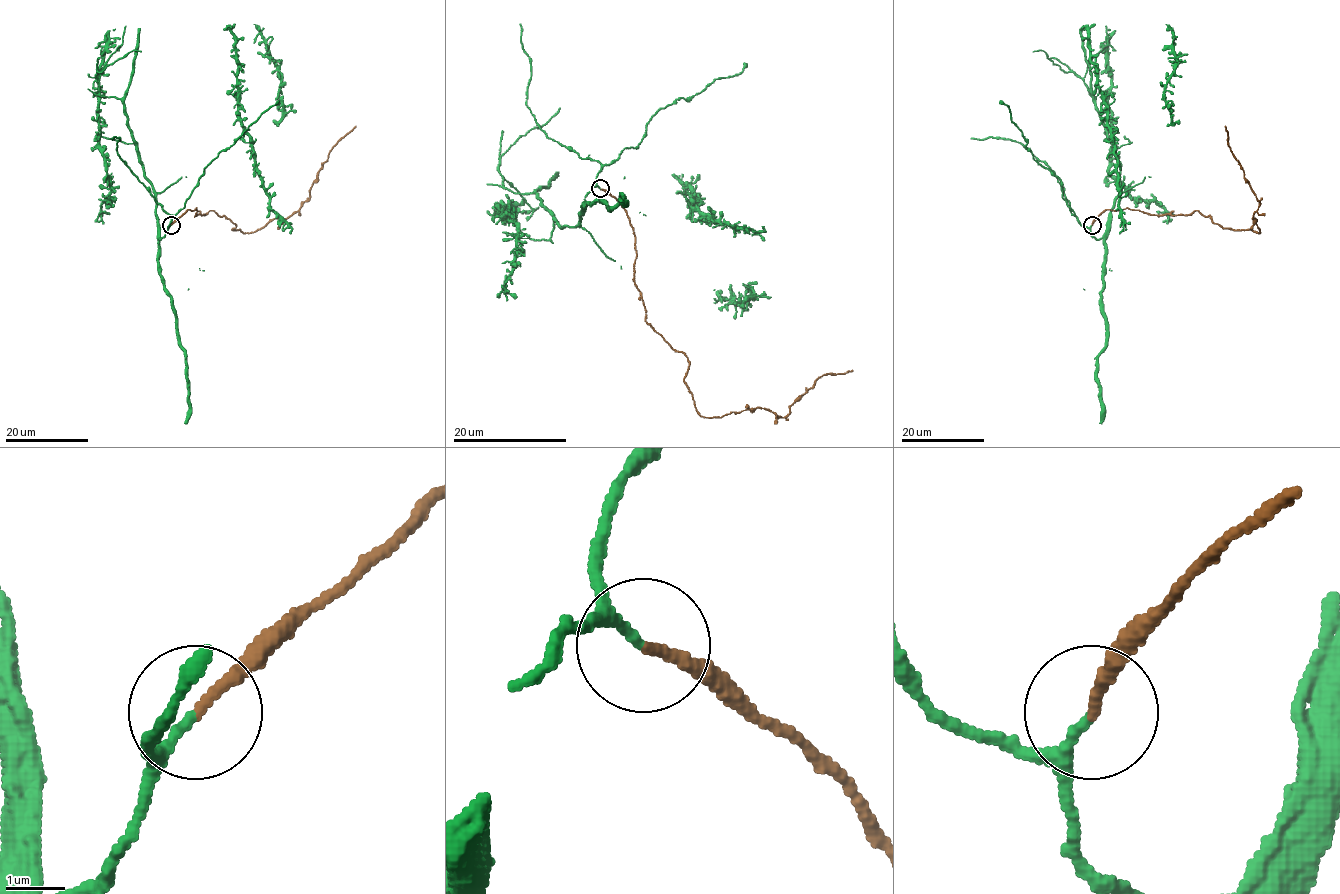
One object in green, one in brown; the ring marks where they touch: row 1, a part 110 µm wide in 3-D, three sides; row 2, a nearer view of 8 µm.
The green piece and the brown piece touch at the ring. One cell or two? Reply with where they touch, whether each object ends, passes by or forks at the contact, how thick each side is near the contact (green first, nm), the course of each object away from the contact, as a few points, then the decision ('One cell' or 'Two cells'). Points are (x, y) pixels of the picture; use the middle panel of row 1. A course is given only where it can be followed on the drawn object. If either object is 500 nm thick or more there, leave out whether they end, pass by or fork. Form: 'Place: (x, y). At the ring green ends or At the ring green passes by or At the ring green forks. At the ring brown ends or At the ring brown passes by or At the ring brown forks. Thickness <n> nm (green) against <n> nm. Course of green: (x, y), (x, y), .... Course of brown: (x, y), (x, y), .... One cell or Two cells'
Place: (600, 188). At the ring green ends. At the ring brown ends. Thickness 160 nm (green) against 180 nm. Course of green: (600, 188), (562, 228), (504, 177), (534, 211), (503, 211), (518, 232), (501, 284). Course of brown: (600, 188), (626, 211), (646, 321), (687, 358), (701, 416), (760, 408), (785, 417), (819, 378), (853, 369). One cell

